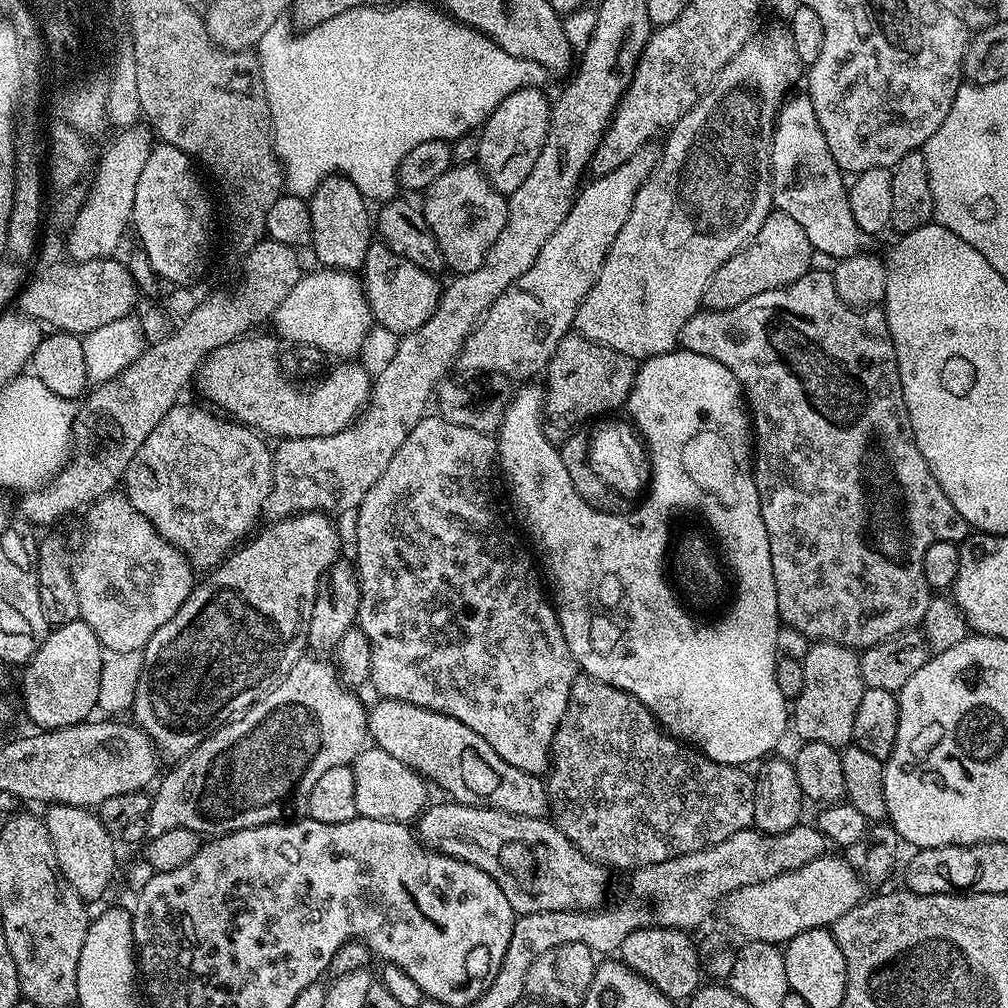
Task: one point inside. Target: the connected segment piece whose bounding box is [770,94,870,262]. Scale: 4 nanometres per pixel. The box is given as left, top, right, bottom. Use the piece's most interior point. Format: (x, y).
(806, 183)

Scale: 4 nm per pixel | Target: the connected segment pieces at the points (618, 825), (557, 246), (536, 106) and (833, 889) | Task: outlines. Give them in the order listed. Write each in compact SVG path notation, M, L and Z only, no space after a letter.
M577 675L572 684L570 698L566 706L566 714L558 726L558 730L552 739L552 758L550 767L546 773L546 787L548 790L548 807L550 819L556 825L556 829L574 845L579 852L586 854L590 859L597 860L599 864L609 869L628 868L635 870L645 868L658 862L666 862L670 858L678 858L682 854L694 854L698 850L706 850L710 846L718 846L718 842L726 842L730 834L738 834L750 827L749 821L732 820L732 816L747 817L750 812L753 789L744 779L748 776L749 769L734 764L719 764L711 760L703 752L673 738L663 731L652 712L638 698L634 698L628 692L618 690L606 682L598 682L593 676Z
M646 146L638 150L622 166L612 172L597 175L596 180L589 179L576 193L572 209L562 218L562 226L550 234L546 246L534 258L534 266L522 274L510 287L502 293L484 313L483 320L468 336L463 350L458 357L459 367L469 368L472 372L497 372L500 376L509 376L516 382L528 382L535 372L543 373L548 367L550 358L558 346L558 342L569 335L570 329L576 323L576 308L584 301L590 286L594 286L596 275L600 273L602 262L614 242L618 238L618 230L626 226L626 218L630 218L630 210L634 206L634 198L638 190L648 180L648 175L658 163L657 149Z
M539 87L514 90L505 100L488 115L478 132L478 152L476 160L494 190L510 194L526 182L538 154L542 154L544 139L548 133L548 119L552 113L549 97L540 93Z
M825 854L814 858L814 862L806 862L806 866L798 866L798 870L790 870L778 878L770 878L754 886L742 886L742 890L734 890L722 901L724 920L738 935L745 936L745 941L784 946L806 930L831 926L838 918L842 918L842 914L846 914L846 910L850 910L865 899L864 888L865 881L851 868L843 855Z

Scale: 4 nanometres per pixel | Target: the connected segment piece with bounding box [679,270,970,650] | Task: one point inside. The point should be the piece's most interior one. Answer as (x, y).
(851, 507)

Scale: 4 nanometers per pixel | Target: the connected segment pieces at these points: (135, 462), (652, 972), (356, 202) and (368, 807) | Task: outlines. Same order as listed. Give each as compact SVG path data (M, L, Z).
M177 403L166 418L150 430L150 438L146 438L138 454L134 454L123 483L128 484L126 495L134 510L152 523L162 539L173 544L193 569L211 570L224 563L229 553L253 531L256 519L266 512L274 483L273 449L261 433L239 422L215 420L202 409L184 403Z
M639 928L620 943L619 959L646 978L663 996L673 1002L687 1001L701 987L700 956L687 931L679 928Z
M327 176L314 190L308 200L313 252L326 268L337 268L343 272L355 273L363 269L366 250L374 243L374 220L366 209L364 195L345 176Z
M365 746L350 767L354 774L354 806L358 816L408 824L415 821L429 803L429 785L424 777L410 766L398 762L398 758L386 754L386 750Z

